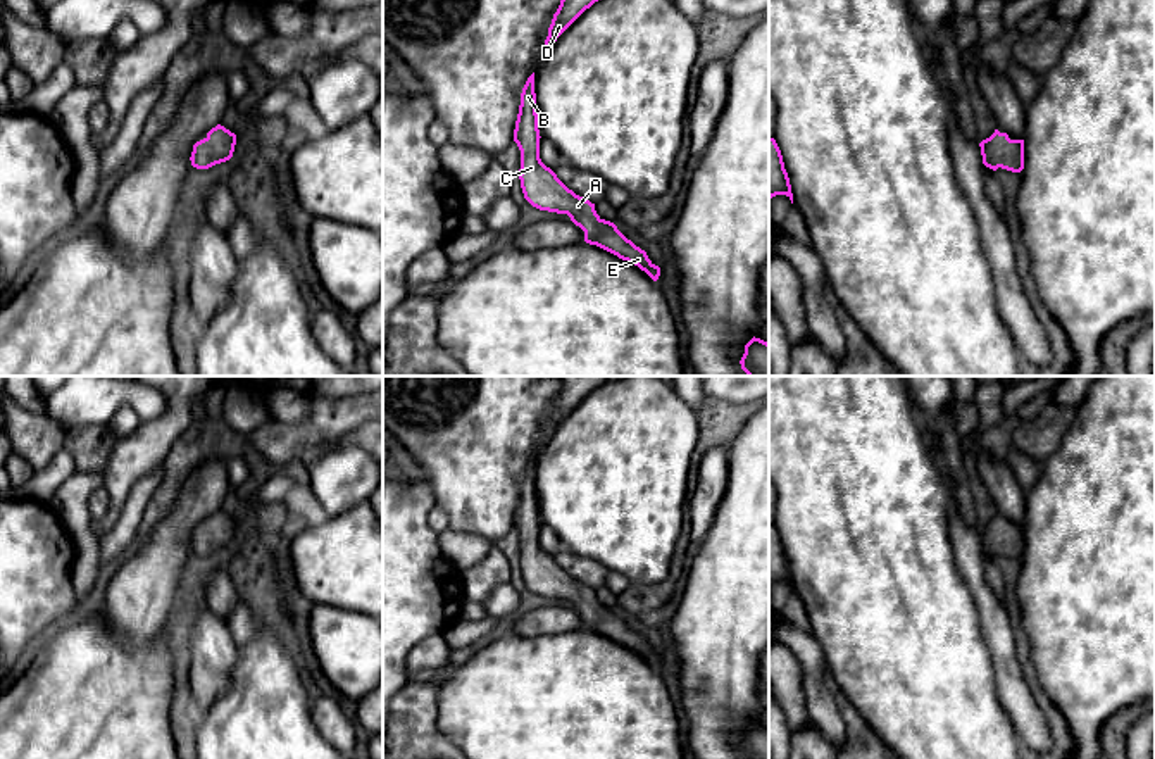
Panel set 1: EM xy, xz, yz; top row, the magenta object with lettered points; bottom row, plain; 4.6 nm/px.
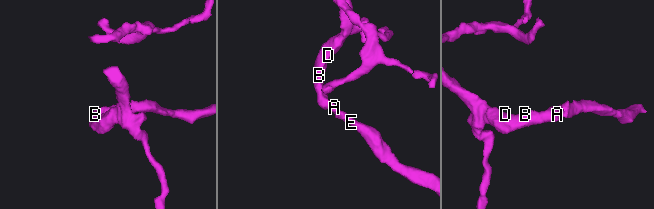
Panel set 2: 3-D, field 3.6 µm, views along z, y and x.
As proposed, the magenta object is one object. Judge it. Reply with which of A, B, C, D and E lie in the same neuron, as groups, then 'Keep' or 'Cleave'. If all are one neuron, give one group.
Groups: A B C D E. Keep

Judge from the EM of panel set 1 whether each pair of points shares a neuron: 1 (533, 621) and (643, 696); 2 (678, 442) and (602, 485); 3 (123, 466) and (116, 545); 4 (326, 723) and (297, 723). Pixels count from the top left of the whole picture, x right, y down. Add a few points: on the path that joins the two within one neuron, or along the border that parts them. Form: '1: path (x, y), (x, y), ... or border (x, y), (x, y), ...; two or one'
1: border (514, 633), (523, 637), (561, 635); two
2: path (659, 442), (645, 442), (621, 466); one
3: border (138, 478), (116, 523), (99, 540); two
4: border (311, 702), (311, 720), (328, 740); two

